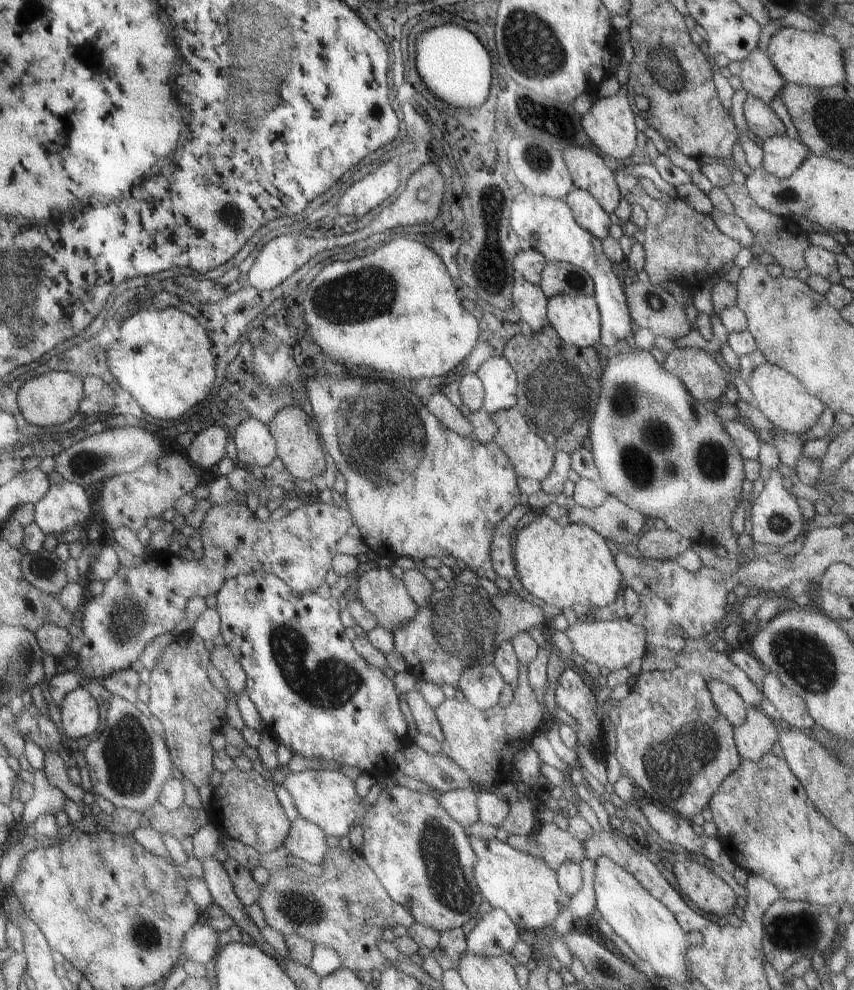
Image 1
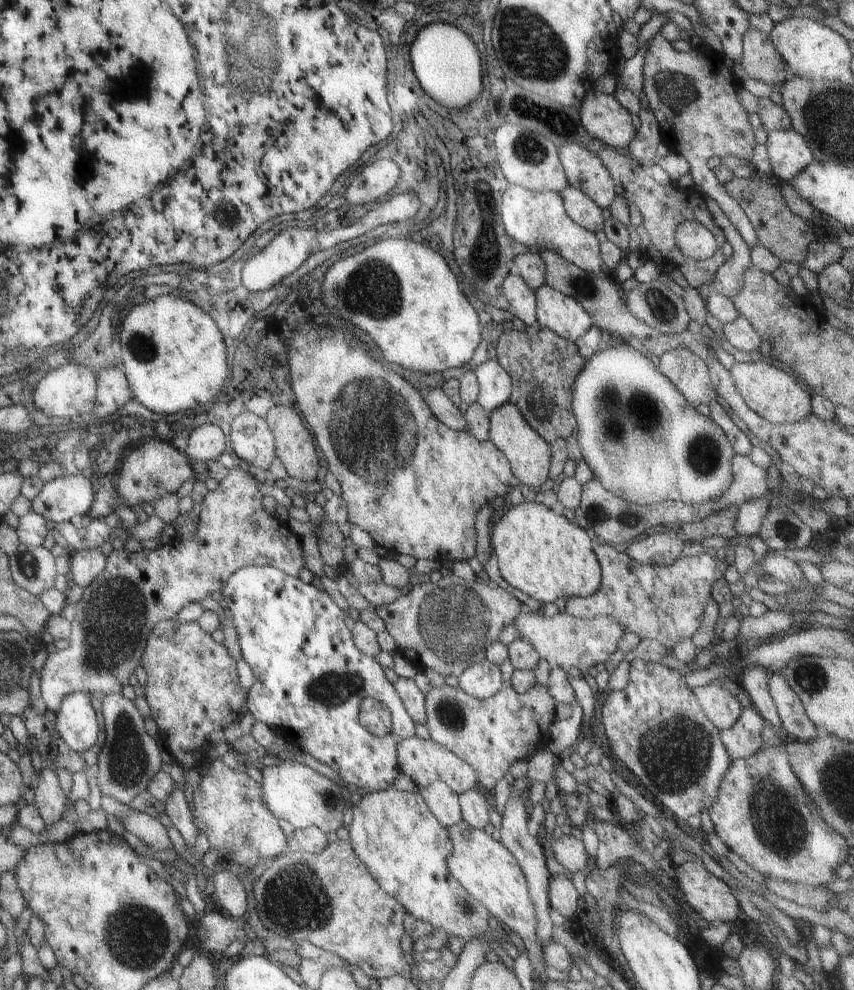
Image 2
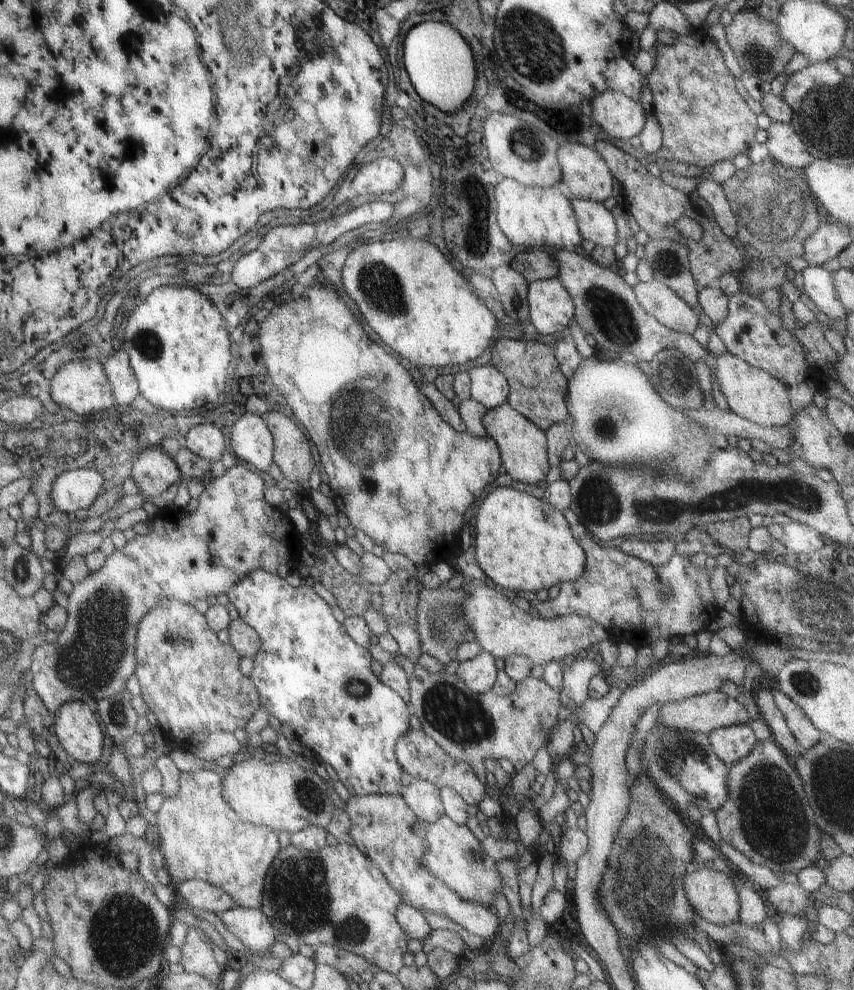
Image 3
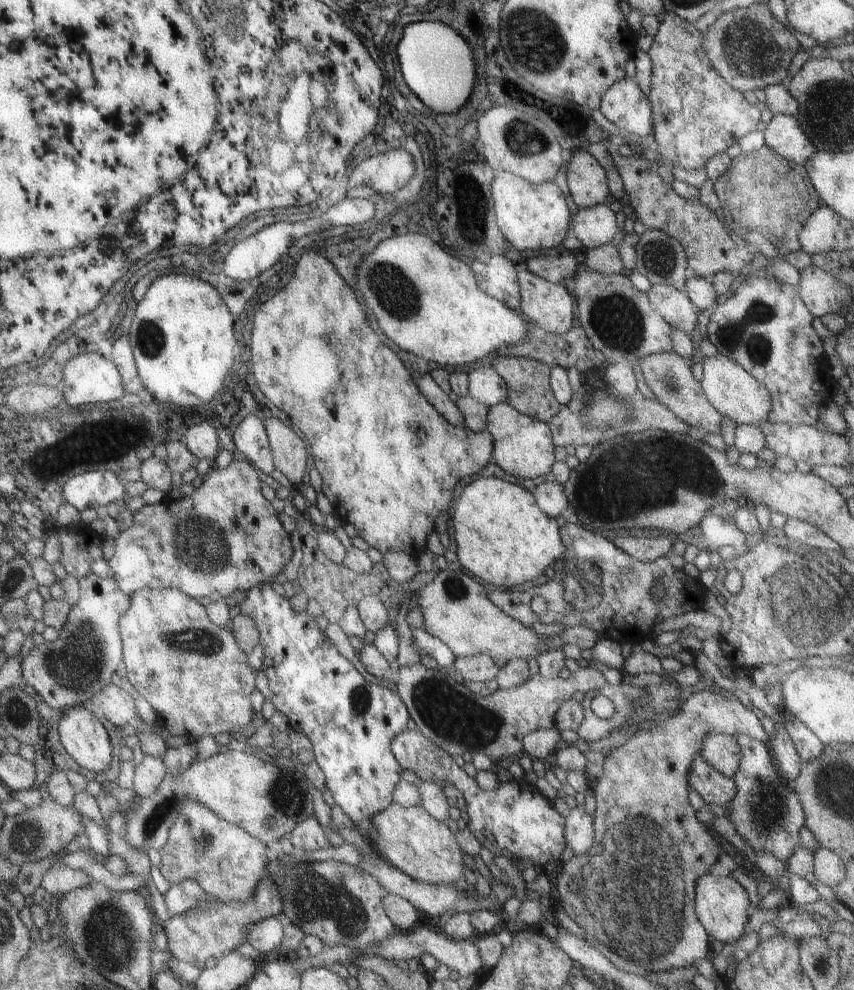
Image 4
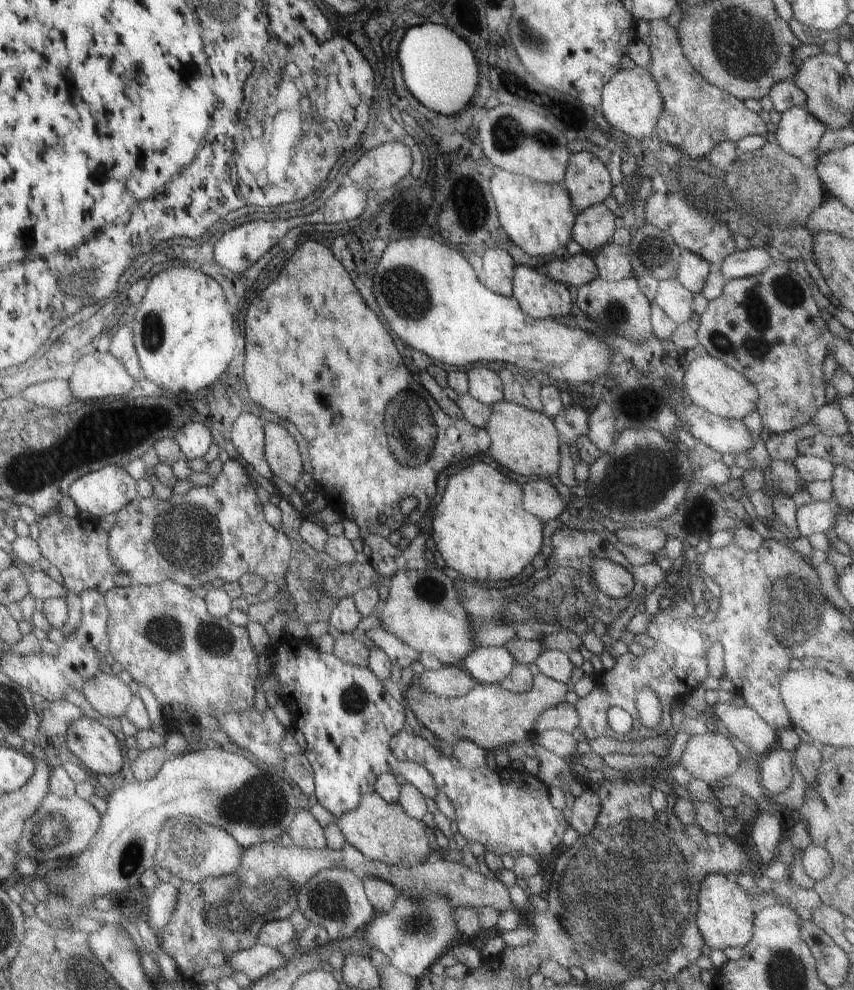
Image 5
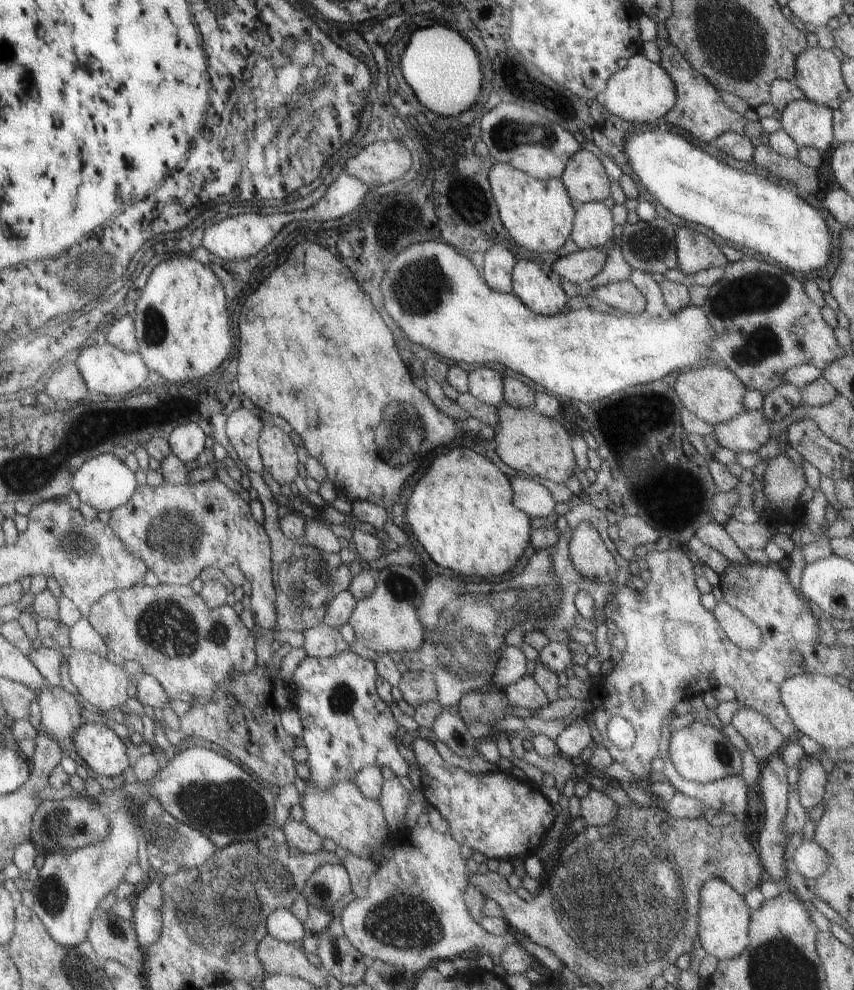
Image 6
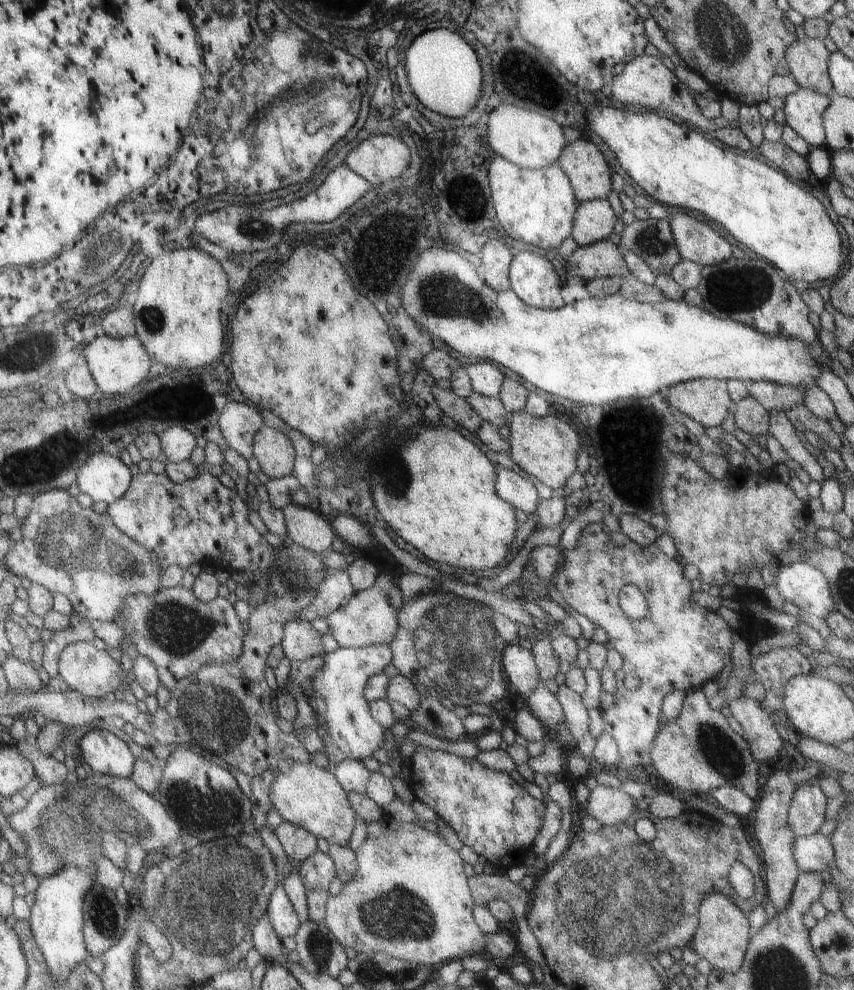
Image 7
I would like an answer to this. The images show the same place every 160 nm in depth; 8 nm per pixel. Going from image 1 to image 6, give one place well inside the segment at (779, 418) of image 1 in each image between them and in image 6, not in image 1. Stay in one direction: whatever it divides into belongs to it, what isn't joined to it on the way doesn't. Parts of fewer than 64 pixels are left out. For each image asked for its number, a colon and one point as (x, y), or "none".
2: (775, 396)
3: (750, 393)
4: (734, 393)
5: (713, 386)
6: (713, 395)

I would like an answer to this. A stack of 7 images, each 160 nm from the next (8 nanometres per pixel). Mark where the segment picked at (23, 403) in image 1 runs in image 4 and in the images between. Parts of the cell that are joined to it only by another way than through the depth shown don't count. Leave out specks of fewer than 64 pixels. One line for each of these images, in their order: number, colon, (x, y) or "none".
2: (69, 389)
3: (80, 385)
4: (91, 378)

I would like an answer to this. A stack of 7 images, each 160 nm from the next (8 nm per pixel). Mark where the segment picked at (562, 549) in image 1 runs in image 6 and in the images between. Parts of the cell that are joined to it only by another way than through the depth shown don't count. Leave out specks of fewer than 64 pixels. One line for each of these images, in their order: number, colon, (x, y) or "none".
2: (539, 552)
3: (521, 543)
4: (501, 536)
5: (480, 529)
6: (460, 512)

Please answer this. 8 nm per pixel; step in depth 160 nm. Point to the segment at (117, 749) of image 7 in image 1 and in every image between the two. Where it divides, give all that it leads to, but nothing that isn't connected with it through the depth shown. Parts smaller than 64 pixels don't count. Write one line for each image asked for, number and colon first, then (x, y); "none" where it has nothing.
1: (79, 716)
2: (75, 723)
3: (75, 727)
4: (80, 735)
5: (95, 747)
6: (97, 748)

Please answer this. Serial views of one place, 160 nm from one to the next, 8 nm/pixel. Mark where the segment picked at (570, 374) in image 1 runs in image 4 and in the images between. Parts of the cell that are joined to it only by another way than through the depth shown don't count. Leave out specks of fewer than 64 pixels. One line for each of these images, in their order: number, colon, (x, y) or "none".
2: (542, 366)
3: (536, 389)
4: (527, 389)

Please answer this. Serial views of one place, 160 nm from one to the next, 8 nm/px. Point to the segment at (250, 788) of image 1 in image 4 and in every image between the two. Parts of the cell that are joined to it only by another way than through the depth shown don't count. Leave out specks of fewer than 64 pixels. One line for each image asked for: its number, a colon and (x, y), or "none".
2: (226, 806)
3: (200, 838)
4: (227, 863)

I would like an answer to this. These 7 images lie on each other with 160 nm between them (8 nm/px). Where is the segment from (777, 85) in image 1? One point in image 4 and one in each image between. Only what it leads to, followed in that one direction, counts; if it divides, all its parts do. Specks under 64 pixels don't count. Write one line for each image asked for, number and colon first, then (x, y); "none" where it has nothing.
2: (763, 62)
3: (759, 50)
4: (749, 48)

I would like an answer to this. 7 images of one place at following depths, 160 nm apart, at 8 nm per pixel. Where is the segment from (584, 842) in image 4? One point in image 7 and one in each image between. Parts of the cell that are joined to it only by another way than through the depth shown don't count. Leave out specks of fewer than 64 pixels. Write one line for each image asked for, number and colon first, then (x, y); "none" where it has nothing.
5: (581, 817)
6: (596, 808)
7: (609, 806)

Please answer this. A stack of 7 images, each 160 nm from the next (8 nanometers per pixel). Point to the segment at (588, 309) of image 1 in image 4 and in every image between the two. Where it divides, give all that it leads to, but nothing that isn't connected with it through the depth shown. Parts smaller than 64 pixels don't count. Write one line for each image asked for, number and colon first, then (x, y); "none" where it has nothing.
2: (563, 315)
3: (550, 310)
4: (548, 305)

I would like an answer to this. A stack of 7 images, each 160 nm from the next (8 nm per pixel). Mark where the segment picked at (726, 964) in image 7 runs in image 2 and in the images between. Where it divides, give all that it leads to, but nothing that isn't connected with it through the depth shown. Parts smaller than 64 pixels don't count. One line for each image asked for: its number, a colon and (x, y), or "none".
2: (710, 897)
3: (711, 894)
4: (720, 904)
5: (724, 914)
6: (722, 923)

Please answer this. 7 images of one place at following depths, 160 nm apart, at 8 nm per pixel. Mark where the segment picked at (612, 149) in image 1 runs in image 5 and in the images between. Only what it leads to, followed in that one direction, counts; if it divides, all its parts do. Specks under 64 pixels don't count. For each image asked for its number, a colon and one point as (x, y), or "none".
2: (601, 116)
3: (618, 116)
4: (623, 104)
5: (629, 100)

